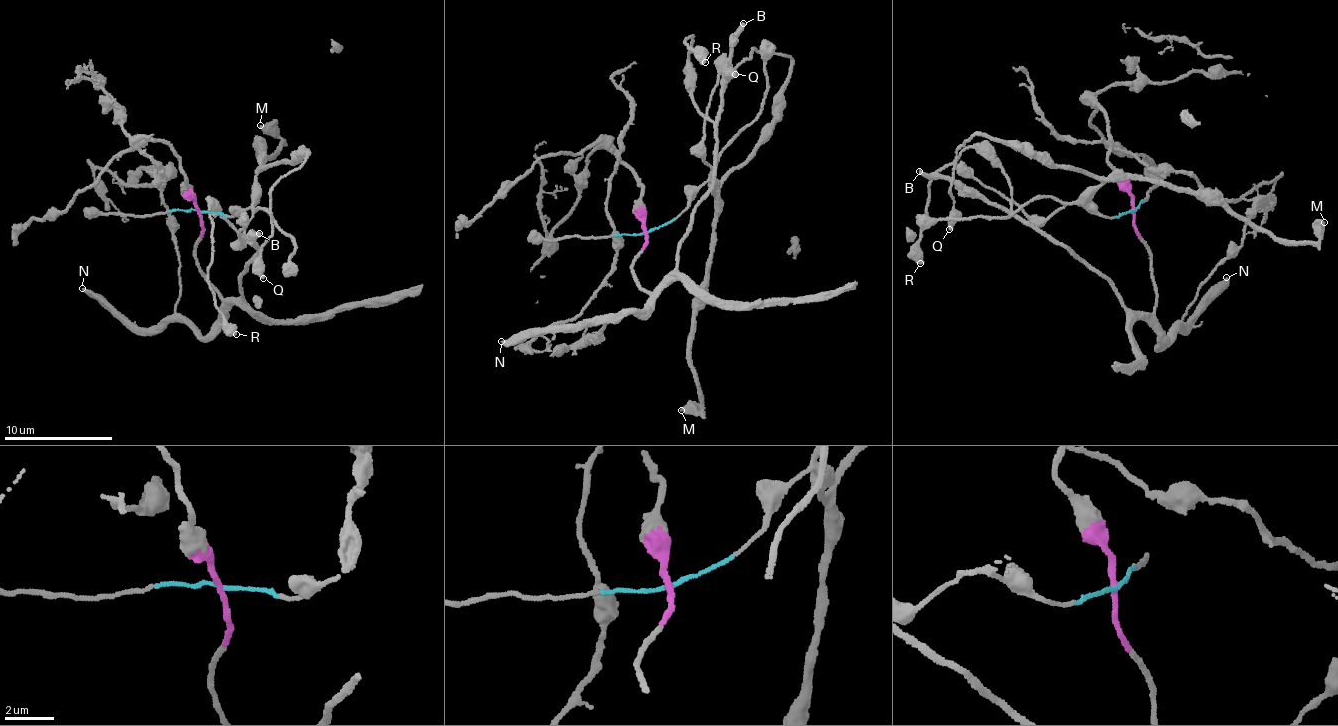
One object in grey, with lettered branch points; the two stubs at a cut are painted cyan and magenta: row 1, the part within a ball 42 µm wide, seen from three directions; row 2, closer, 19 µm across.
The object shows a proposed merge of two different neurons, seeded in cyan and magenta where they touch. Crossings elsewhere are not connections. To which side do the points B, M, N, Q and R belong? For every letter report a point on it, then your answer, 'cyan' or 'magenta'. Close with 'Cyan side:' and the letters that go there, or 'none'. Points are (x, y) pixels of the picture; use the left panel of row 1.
B: (259, 233) | magenta
M: (260, 125) | cyan
N: (82, 288) | magenta
Q: (263, 278) | cyan
R: (236, 334) | magenta
Cyan side: M, Q

